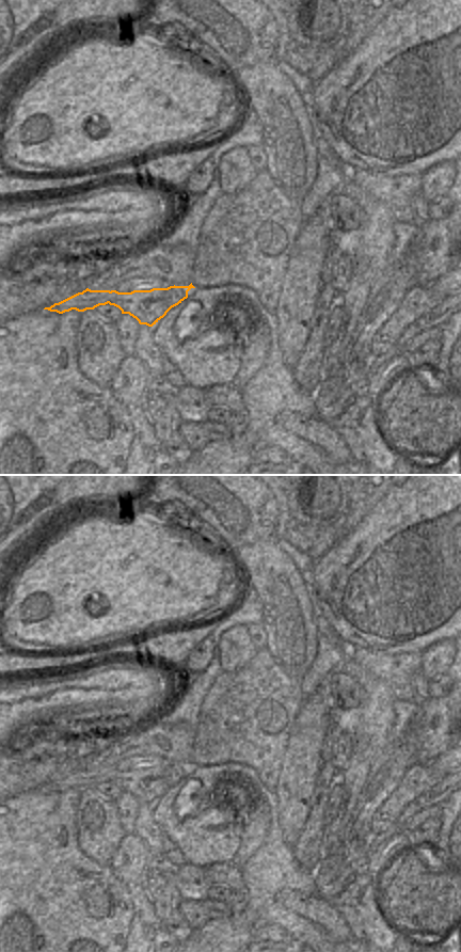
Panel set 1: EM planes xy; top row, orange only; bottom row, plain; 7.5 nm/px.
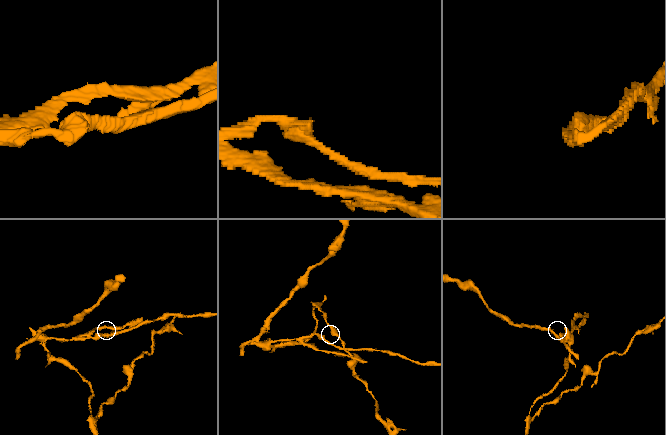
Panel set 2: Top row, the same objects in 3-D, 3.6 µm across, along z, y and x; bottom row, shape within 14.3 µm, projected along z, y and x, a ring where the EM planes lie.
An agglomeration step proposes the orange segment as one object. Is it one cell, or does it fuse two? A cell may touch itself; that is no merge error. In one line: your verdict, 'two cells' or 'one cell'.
two cells

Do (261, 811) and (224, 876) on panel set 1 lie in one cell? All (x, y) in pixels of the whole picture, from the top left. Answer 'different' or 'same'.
same

